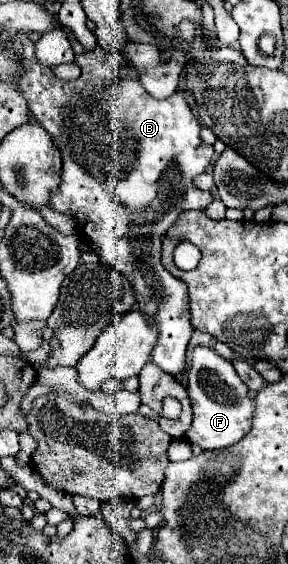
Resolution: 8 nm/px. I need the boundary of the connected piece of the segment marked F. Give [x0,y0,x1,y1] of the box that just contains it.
[185,346,255,450]

